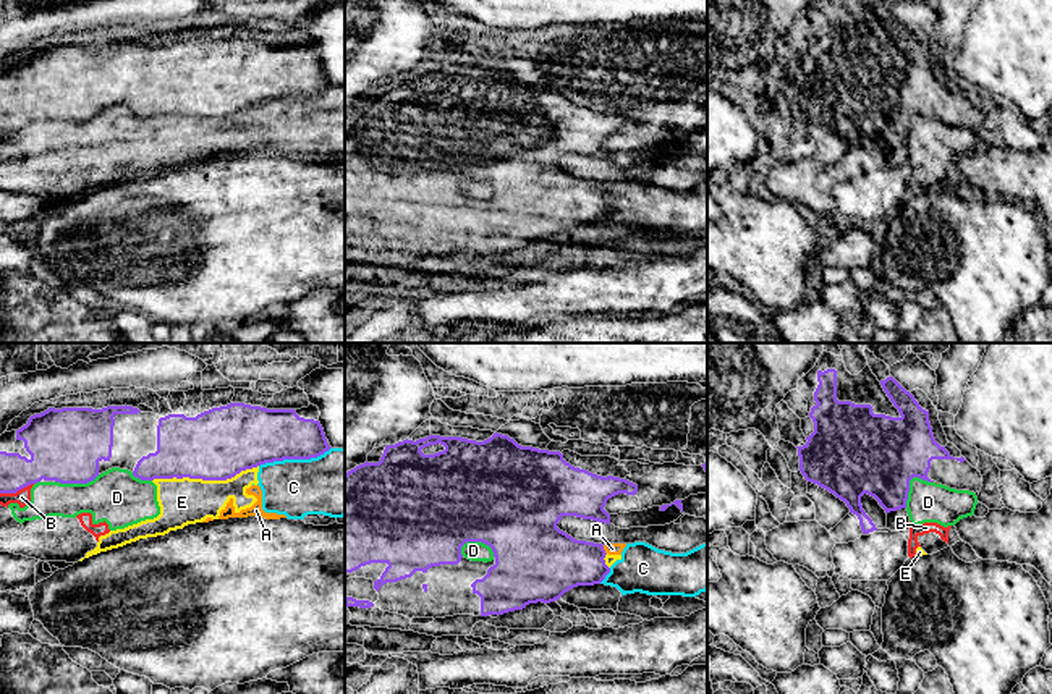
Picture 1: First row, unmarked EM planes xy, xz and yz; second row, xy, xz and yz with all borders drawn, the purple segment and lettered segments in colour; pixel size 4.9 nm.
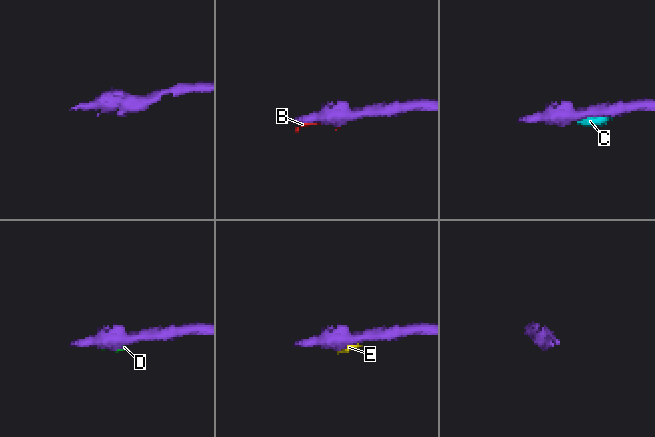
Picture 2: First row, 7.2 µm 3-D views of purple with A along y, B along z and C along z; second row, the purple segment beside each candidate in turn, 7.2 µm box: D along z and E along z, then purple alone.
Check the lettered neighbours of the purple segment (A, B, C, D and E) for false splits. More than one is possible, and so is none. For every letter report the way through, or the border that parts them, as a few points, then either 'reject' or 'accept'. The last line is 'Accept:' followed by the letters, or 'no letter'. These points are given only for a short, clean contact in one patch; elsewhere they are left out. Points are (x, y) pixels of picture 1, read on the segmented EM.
A: border along xz (602, 545), (606, 554); reject
B: reject
C: reject
D: border along yz (933, 481), (913, 478), (908, 482), (905, 507); reject
E: reject
Accept: no letter

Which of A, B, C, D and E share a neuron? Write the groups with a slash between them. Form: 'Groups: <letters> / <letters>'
Groups: A B C D E

